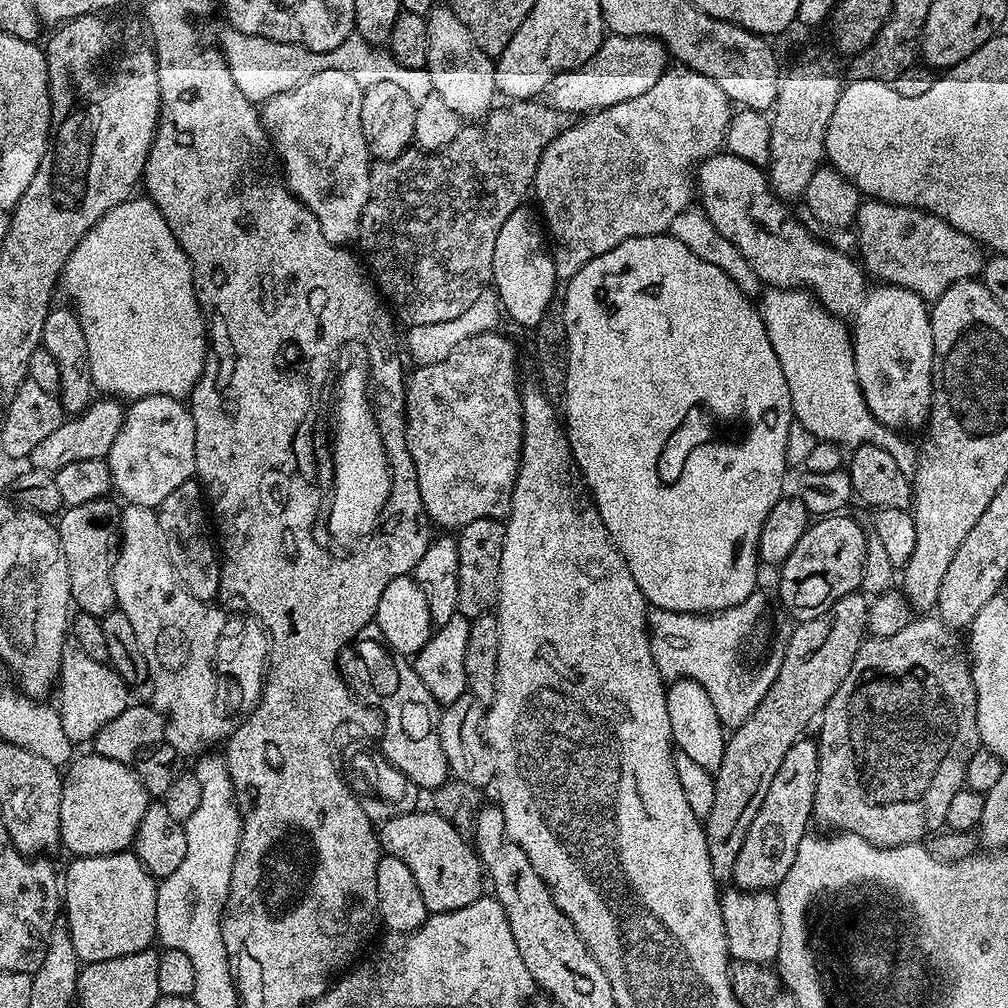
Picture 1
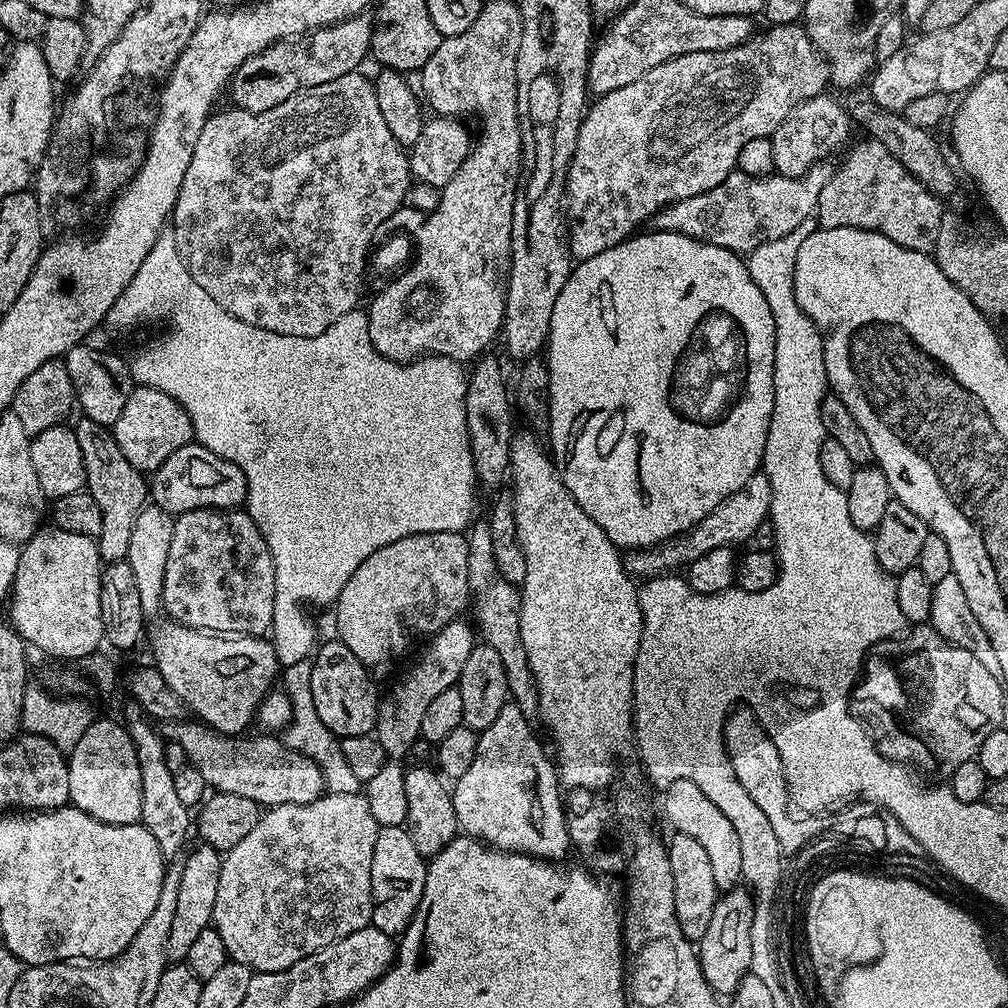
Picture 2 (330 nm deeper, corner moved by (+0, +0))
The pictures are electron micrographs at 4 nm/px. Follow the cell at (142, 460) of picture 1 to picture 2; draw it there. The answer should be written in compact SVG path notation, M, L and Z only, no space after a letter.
M195 442L174 450L174 454L170 454L170 458L166 458L166 462L162 462L162 466L158 466L158 470L150 476L151 503L173 514L199 508L236 510L247 498L246 474L242 474L242 470L238 470L234 462L218 458L218 454Z

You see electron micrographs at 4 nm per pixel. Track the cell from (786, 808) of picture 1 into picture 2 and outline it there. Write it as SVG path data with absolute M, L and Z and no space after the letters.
M737 886L723 893L714 906L710 926L698 942L702 974L713 992L721 998L731 997L738 990L742 978L749 975L752 966L752 927L756 902L747 887Z

